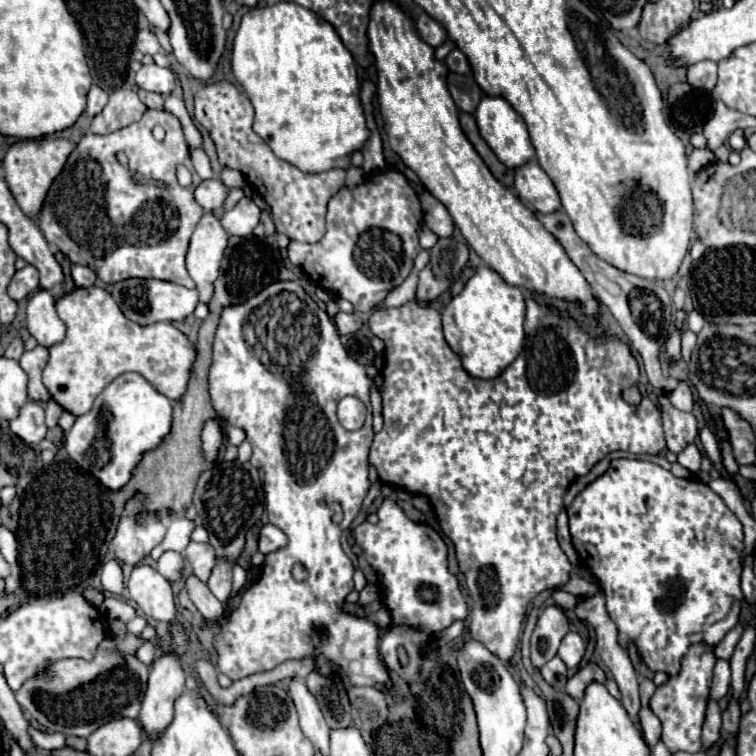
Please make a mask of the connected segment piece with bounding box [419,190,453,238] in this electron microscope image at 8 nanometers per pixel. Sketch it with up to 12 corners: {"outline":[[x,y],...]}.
{"outline":[[427,190],[419,198],[425,226],[439,238],[449,238],[451,216]]}

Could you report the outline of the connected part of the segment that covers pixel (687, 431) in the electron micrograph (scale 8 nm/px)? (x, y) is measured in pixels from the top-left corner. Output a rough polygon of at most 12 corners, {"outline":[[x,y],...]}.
{"outline":[[659,396],[667,450],[679,454],[697,436],[691,412]]}

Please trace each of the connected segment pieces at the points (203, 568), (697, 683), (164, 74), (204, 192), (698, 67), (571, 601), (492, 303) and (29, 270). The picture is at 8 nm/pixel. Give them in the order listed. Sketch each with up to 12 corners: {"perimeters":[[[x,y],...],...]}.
{"perimeters":[[[189,542],[185,558],[193,574],[207,582],[215,566],[211,544]],[[691,646],[649,702],[671,752],[701,750],[713,648]],[[157,64],[141,66],[135,82],[143,90],[169,96],[175,74]],[[203,180],[195,200],[205,212],[219,210],[229,188],[217,180]],[[703,60],[689,66],[687,82],[693,88],[713,90],[717,62]],[[553,592],[553,600],[563,610],[575,608],[573,594],[563,592]],[[481,264],[443,308],[471,376],[495,378],[524,348],[525,300]],[[33,266],[17,270],[7,292],[23,300],[39,288]]]}

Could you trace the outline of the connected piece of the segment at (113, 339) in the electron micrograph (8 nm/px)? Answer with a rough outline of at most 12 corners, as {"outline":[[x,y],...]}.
{"outline":[[99,286],[55,306],[67,324],[43,384],[75,416],[123,372],[183,396],[195,346],[133,324]]}

